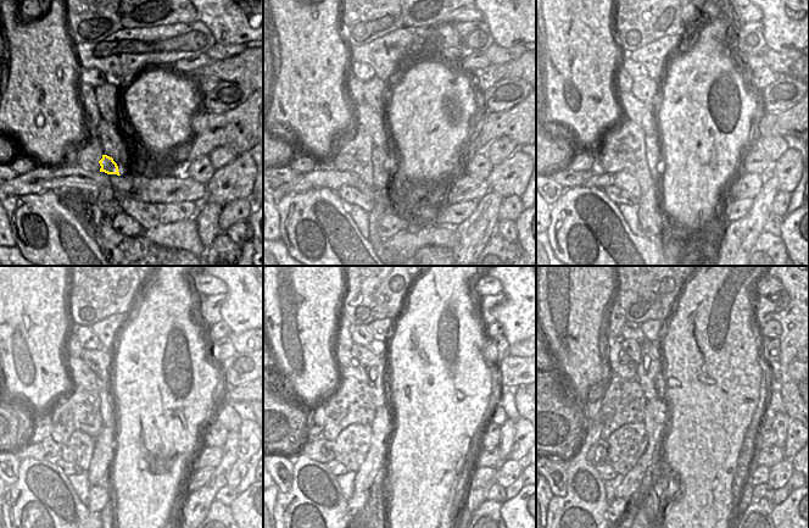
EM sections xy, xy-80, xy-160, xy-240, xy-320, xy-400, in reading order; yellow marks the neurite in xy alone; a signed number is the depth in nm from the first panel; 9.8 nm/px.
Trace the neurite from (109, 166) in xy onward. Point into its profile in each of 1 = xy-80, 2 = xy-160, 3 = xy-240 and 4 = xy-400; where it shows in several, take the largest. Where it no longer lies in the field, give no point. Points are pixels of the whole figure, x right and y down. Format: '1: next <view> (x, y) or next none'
1: next xy-80 (383, 165)
2: next xy-160 (652, 153)
3: next xy-240 (105, 406)
4: next xy-400 (650, 365)

